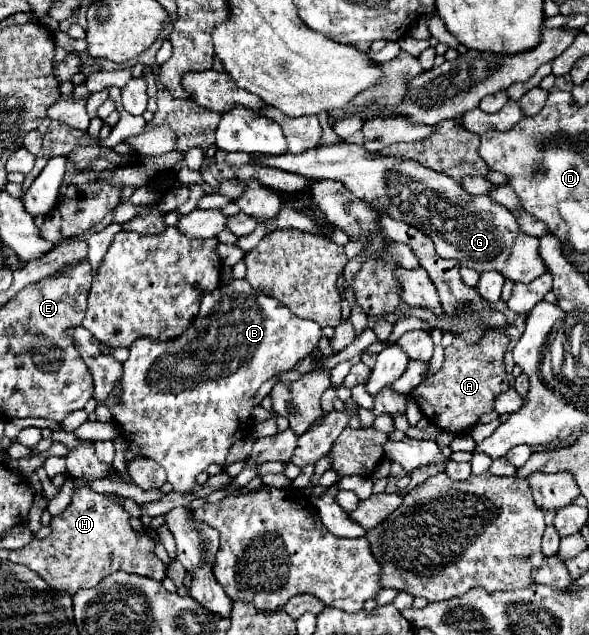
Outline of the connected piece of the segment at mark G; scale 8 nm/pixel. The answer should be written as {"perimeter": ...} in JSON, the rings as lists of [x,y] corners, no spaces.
{"perimeter":[[[330,143],[316,149],[304,151],[300,155],[282,157],[250,157],[244,152],[218,150],[214,156],[221,175],[226,179],[234,178],[234,173],[244,163],[260,163],[266,167],[276,167],[288,173],[296,173],[312,179],[338,179],[356,197],[372,203],[380,209],[386,205],[394,219],[404,219],[412,227],[418,227],[428,237],[432,237],[438,255],[458,259],[464,267],[476,271],[500,271],[506,279],[514,283],[530,283],[544,275],[548,267],[540,257],[540,239],[530,237],[520,231],[516,217],[500,203],[494,203],[484,195],[470,195],[454,179],[440,175],[420,163],[408,159],[388,159],[380,153],[368,153],[360,145],[352,143]]]}

